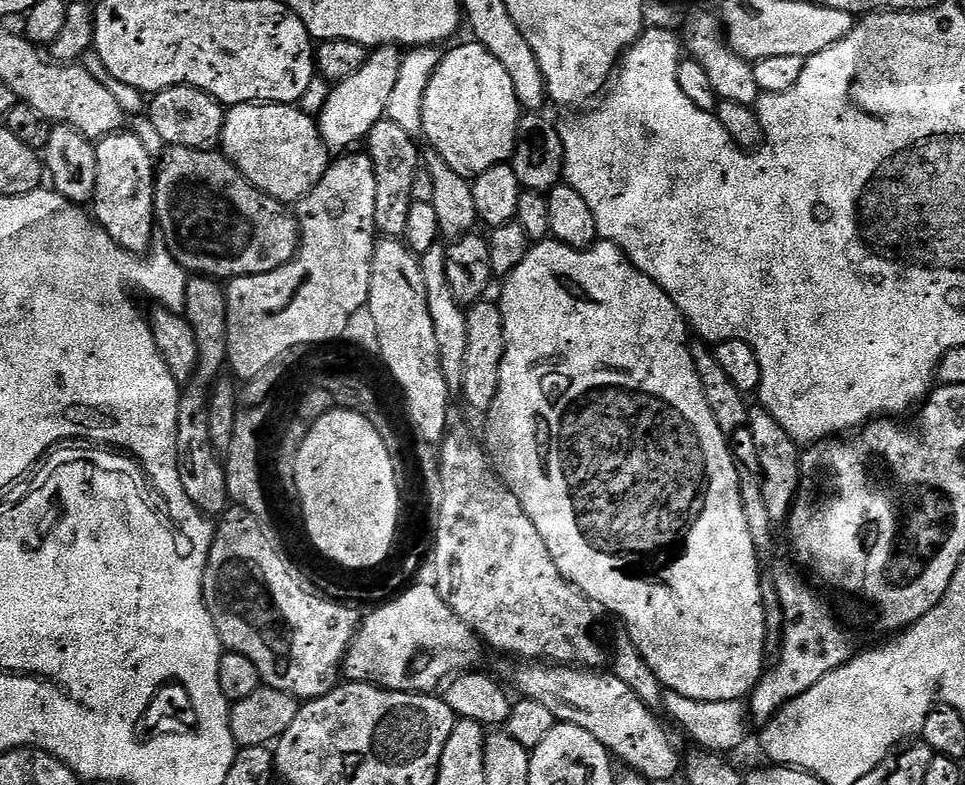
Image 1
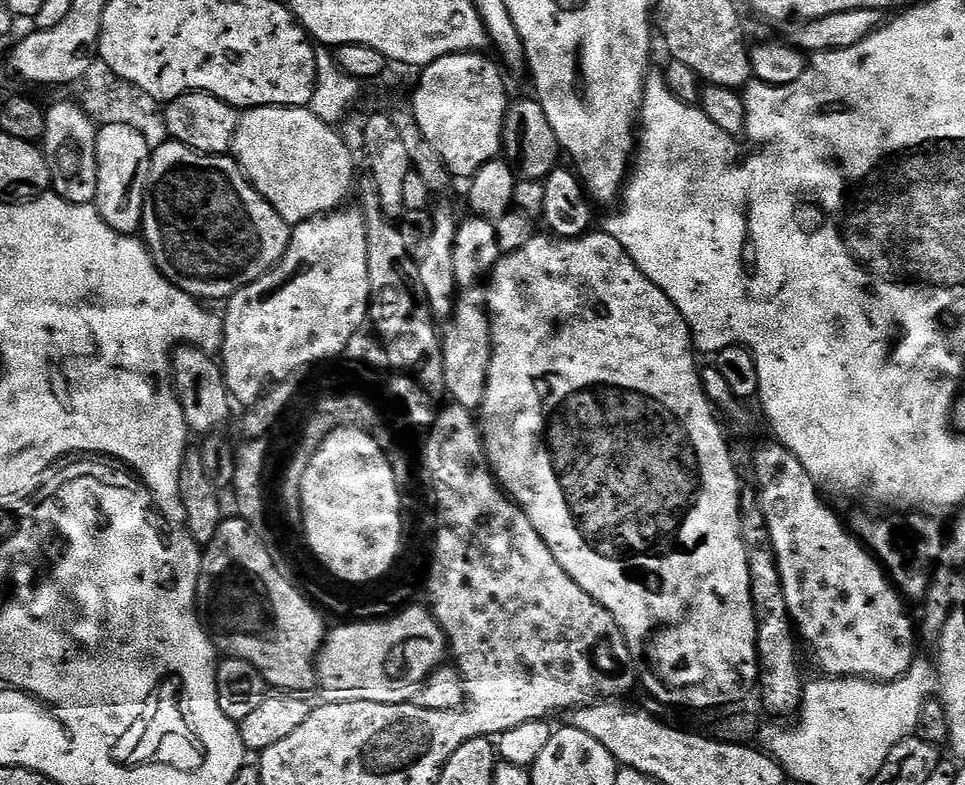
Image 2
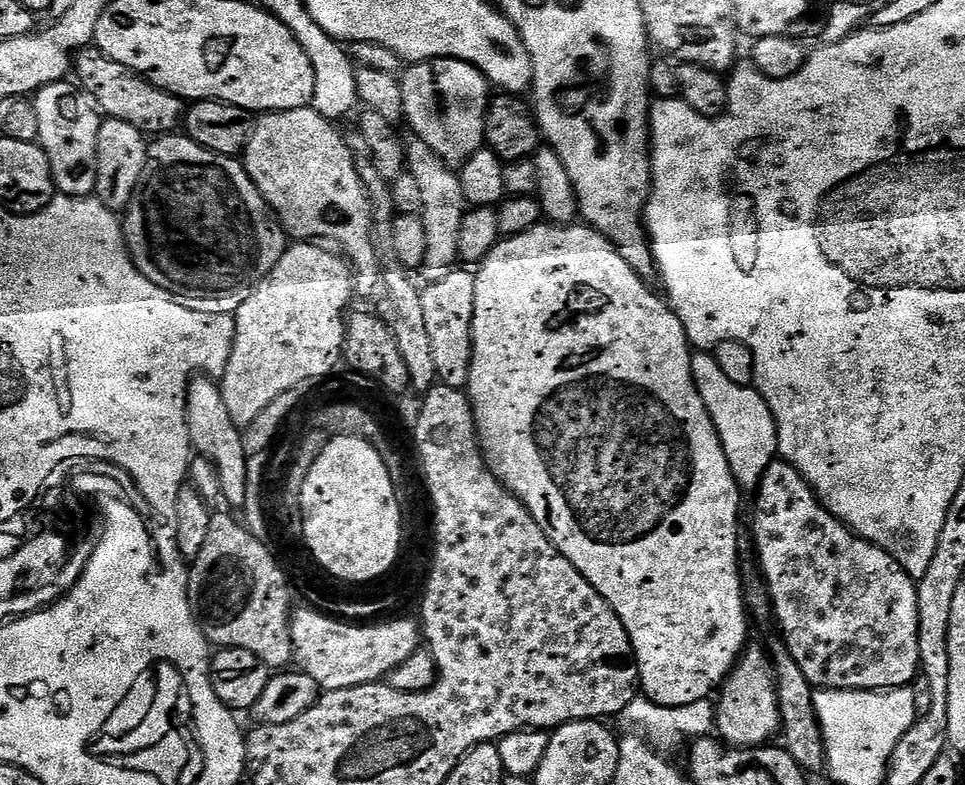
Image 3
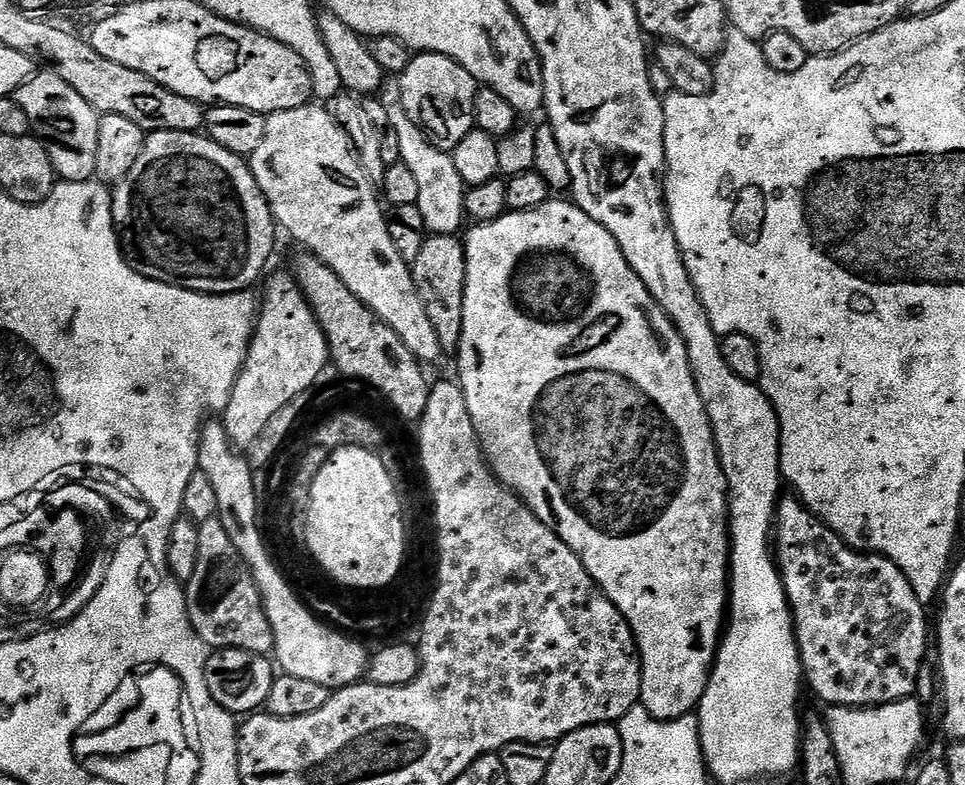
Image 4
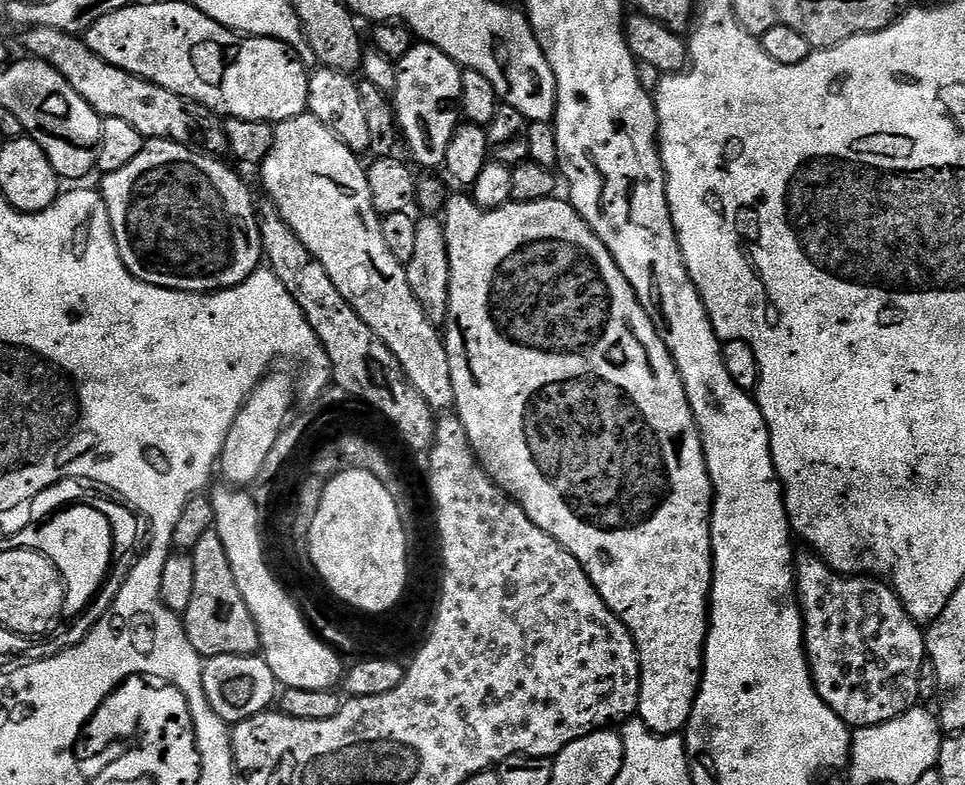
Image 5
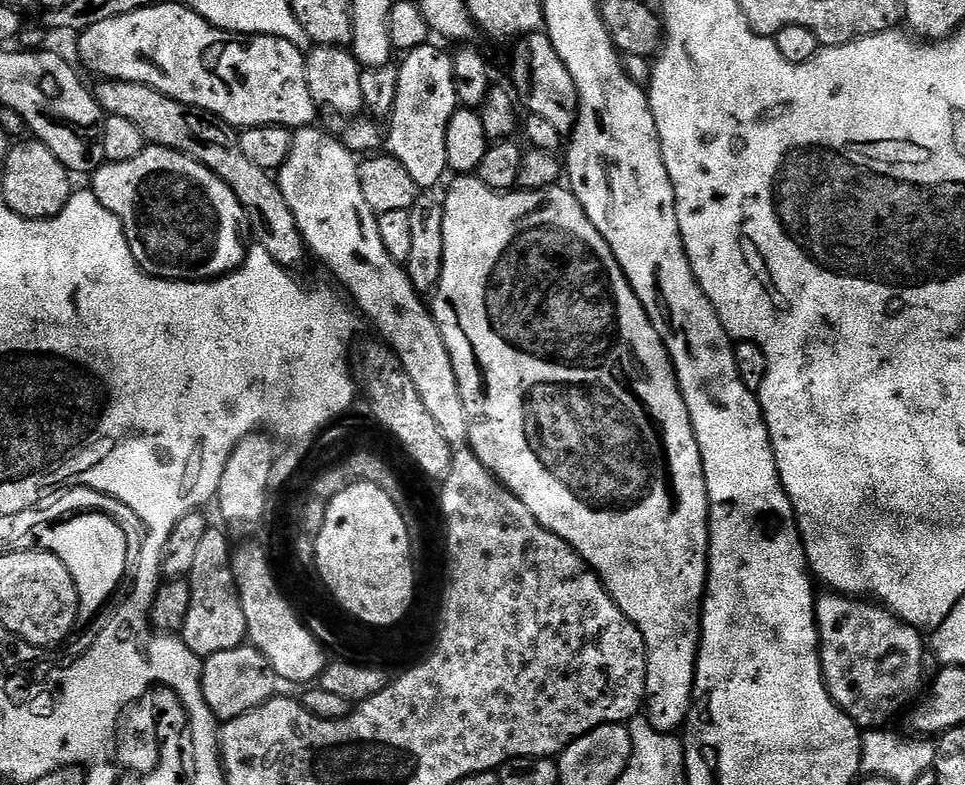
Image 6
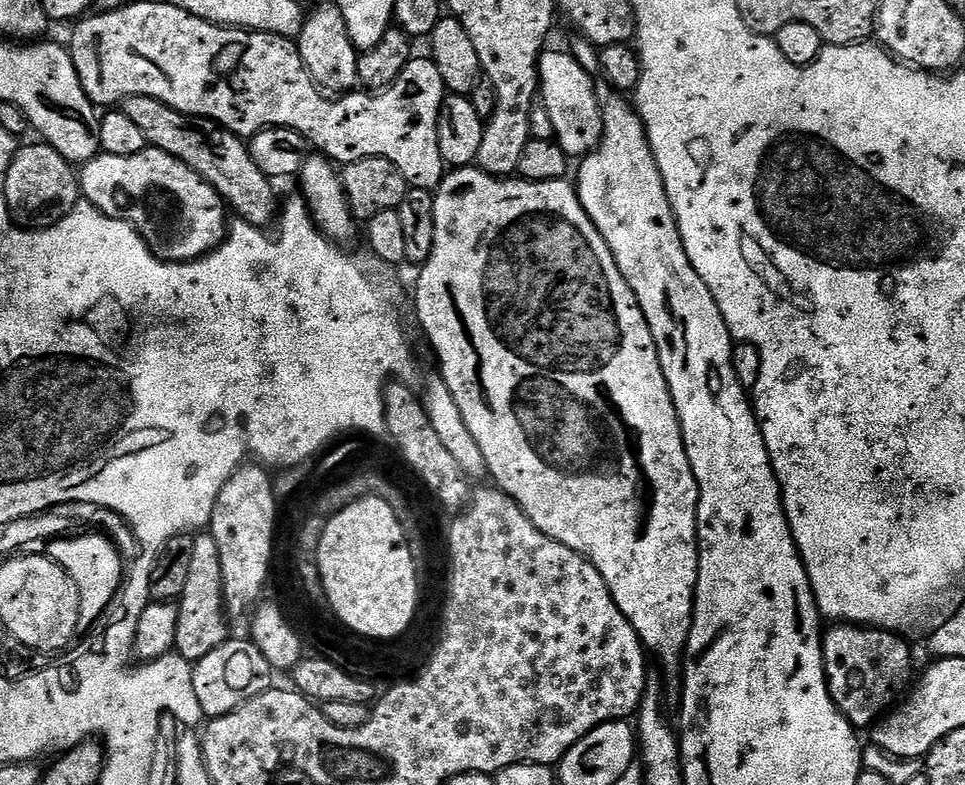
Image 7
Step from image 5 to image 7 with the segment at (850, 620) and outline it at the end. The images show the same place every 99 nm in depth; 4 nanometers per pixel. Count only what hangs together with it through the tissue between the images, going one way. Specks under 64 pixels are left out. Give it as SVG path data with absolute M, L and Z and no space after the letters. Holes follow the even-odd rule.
M847 622L837 623L829 628L832 629L829 632L827 629L822 636L828 693L832 696L836 709L850 721L853 728L867 729L875 725L913 683L914 669L910 662L909 641L897 636L895 632L883 632L881 628Z

